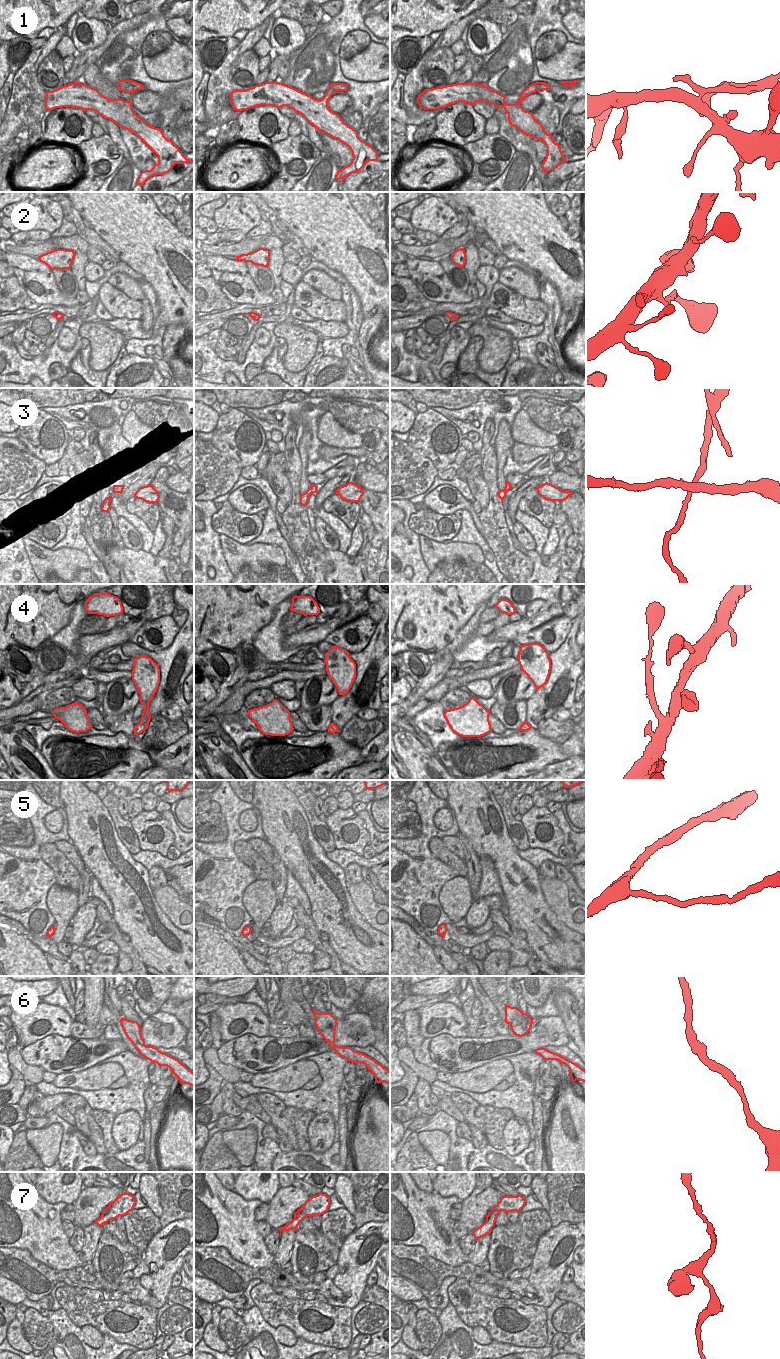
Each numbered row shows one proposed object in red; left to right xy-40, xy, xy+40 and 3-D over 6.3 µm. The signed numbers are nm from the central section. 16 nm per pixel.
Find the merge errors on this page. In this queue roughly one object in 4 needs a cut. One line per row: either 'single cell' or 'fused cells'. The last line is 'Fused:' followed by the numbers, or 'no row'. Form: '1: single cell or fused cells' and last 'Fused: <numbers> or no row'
1: fused cells
2: single cell
3: fused cells
4: single cell
5: single cell
6: single cell
7: single cell
Fused: 1, 3

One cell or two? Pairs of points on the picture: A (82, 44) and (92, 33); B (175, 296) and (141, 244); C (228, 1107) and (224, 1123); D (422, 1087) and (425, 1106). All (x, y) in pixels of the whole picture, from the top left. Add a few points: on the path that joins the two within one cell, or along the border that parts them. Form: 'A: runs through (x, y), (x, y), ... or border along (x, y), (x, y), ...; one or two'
A: runs through (84, 41), (89, 36); one
B: runs through (170, 283), (165, 270), (154, 257); one
C: border along (223, 1113), (236, 1117); two
D: runs through (423, 1092), (423, 1101); one

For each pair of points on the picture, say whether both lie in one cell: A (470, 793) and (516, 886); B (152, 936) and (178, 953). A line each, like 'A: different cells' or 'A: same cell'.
A: same cell
B: same cell

